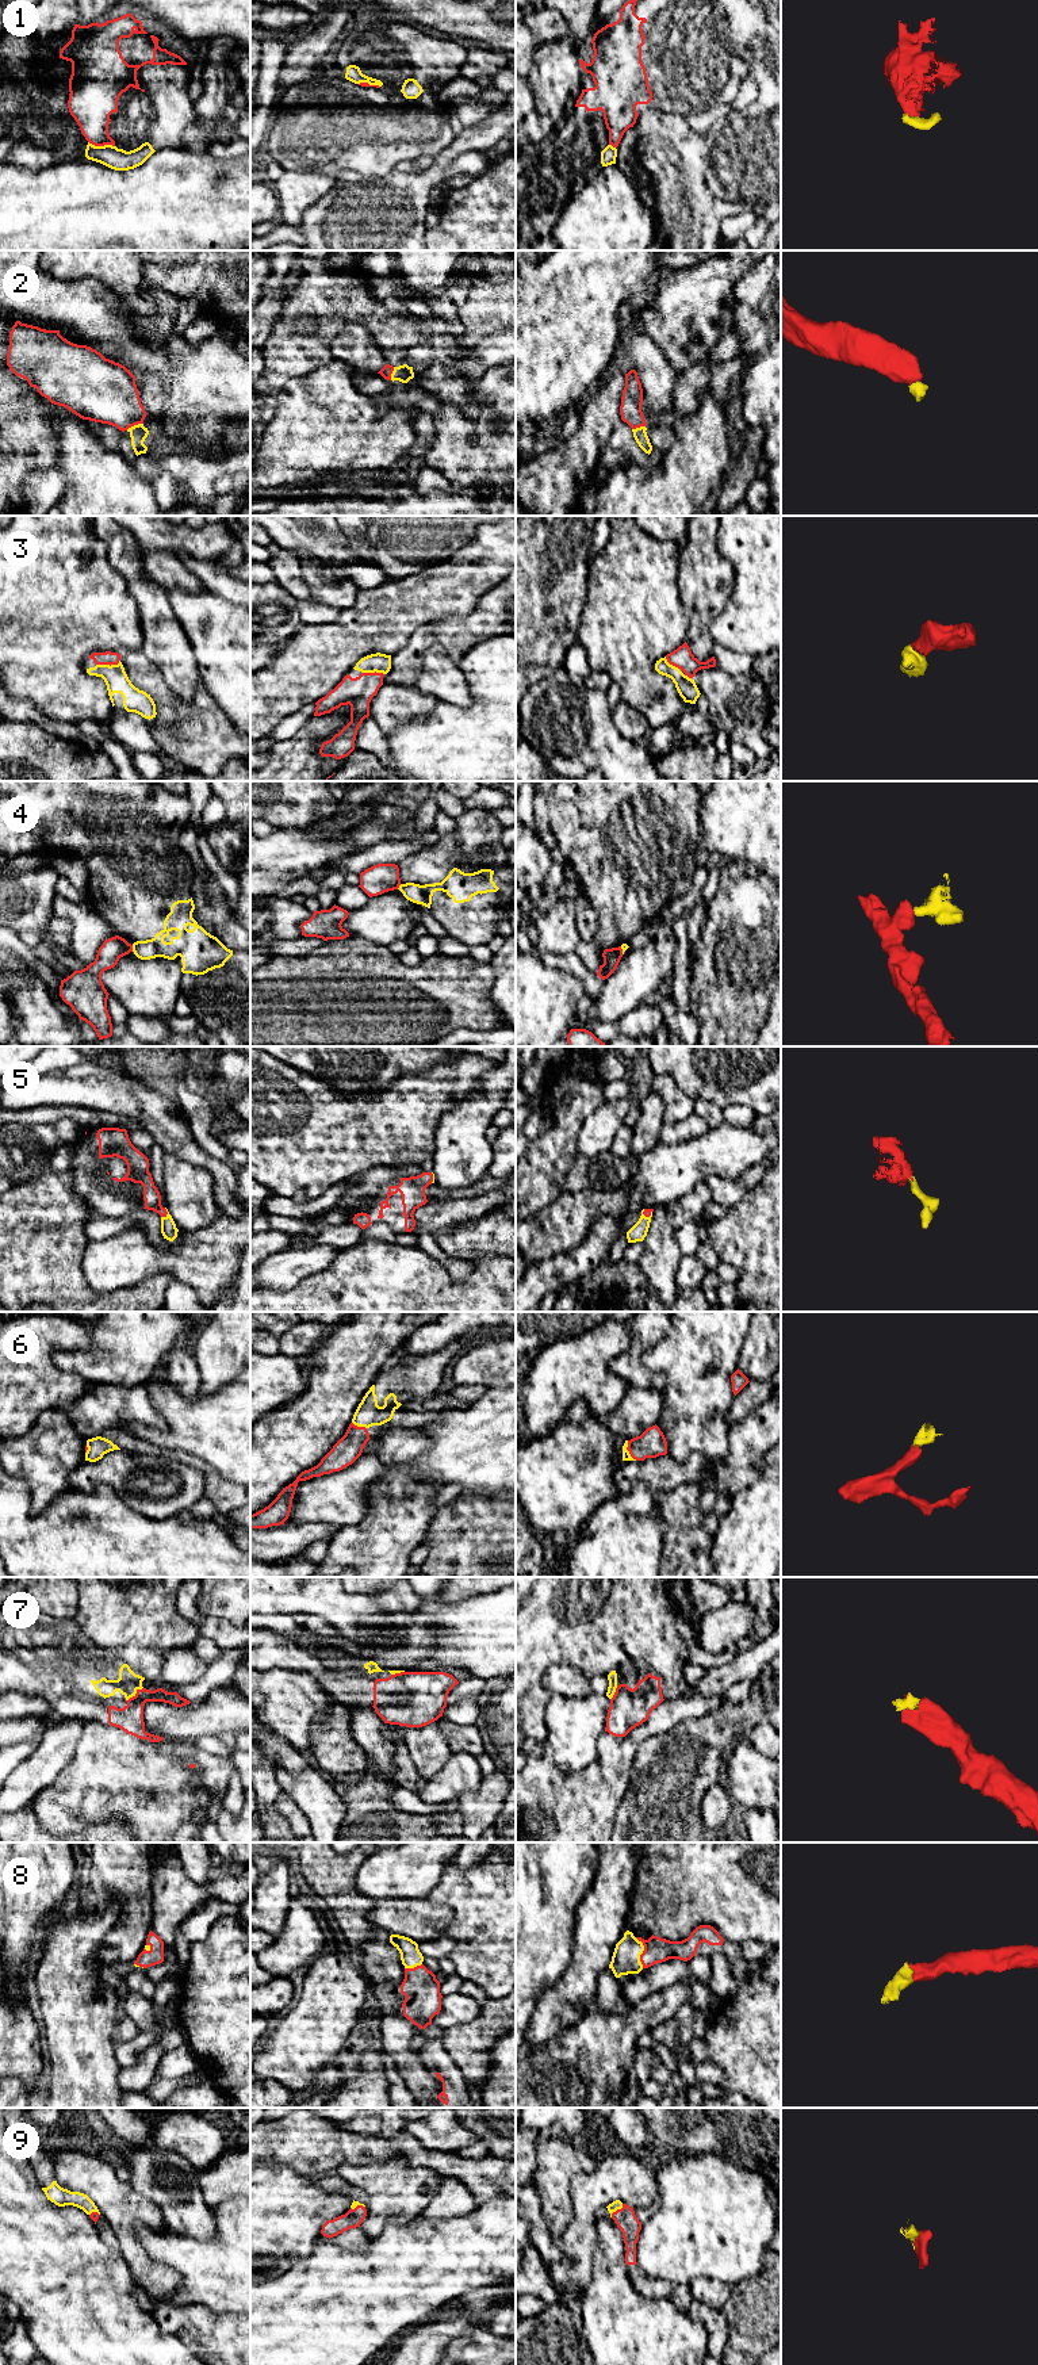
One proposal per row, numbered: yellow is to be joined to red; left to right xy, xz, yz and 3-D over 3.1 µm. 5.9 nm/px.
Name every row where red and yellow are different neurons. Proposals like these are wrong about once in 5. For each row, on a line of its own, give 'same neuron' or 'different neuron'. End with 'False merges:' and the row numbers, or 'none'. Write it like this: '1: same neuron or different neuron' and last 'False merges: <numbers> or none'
1: same neuron
2: same neuron
3: same neuron
4: different neuron
5: same neuron
6: same neuron
7: same neuron
8: same neuron
9: same neuron
False merges: 4

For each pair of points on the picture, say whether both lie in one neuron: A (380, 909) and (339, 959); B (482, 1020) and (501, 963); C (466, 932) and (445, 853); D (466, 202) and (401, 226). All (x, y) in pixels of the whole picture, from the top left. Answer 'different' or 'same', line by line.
A: different
B: different
C: same
D: different

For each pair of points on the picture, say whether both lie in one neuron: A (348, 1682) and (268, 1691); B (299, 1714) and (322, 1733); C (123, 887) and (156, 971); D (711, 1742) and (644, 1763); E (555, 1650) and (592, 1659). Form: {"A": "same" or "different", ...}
{"A": "different", "B": "different", "C": "different", "D": "same", "E": "same"}

